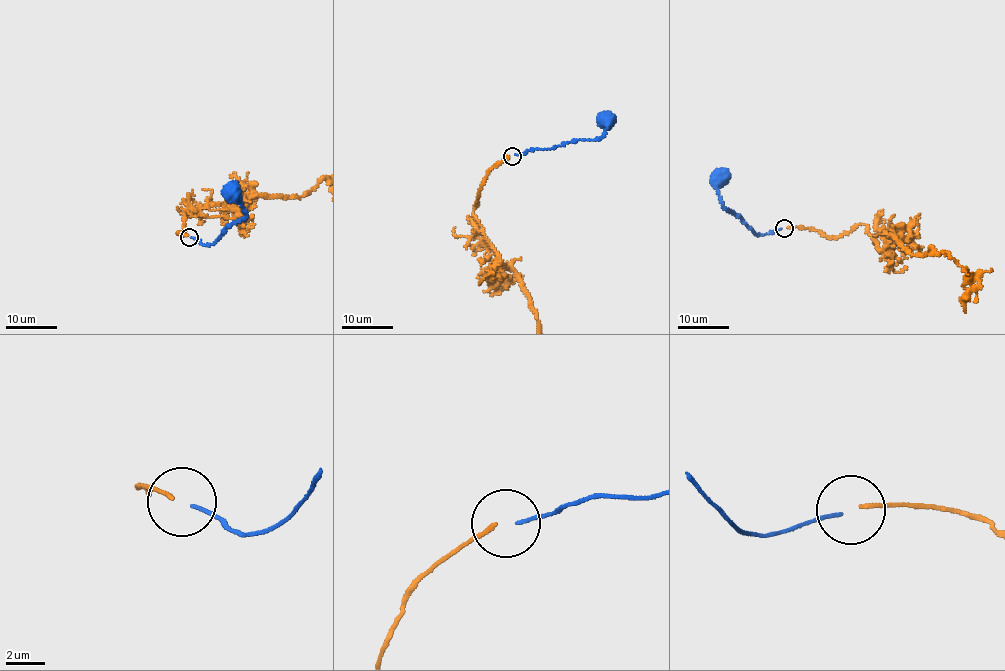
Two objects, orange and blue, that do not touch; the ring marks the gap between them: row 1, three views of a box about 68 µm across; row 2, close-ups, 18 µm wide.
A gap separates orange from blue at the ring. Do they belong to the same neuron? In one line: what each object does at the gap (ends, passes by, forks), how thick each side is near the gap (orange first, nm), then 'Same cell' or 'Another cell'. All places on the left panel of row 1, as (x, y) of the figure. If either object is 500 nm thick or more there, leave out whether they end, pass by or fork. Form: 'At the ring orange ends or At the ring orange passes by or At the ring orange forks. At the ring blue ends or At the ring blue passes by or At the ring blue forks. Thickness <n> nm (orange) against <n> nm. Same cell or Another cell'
At the ring orange ends. At the ring blue ends. Thickness 200 nm (orange) against 170 nm. Another cell

